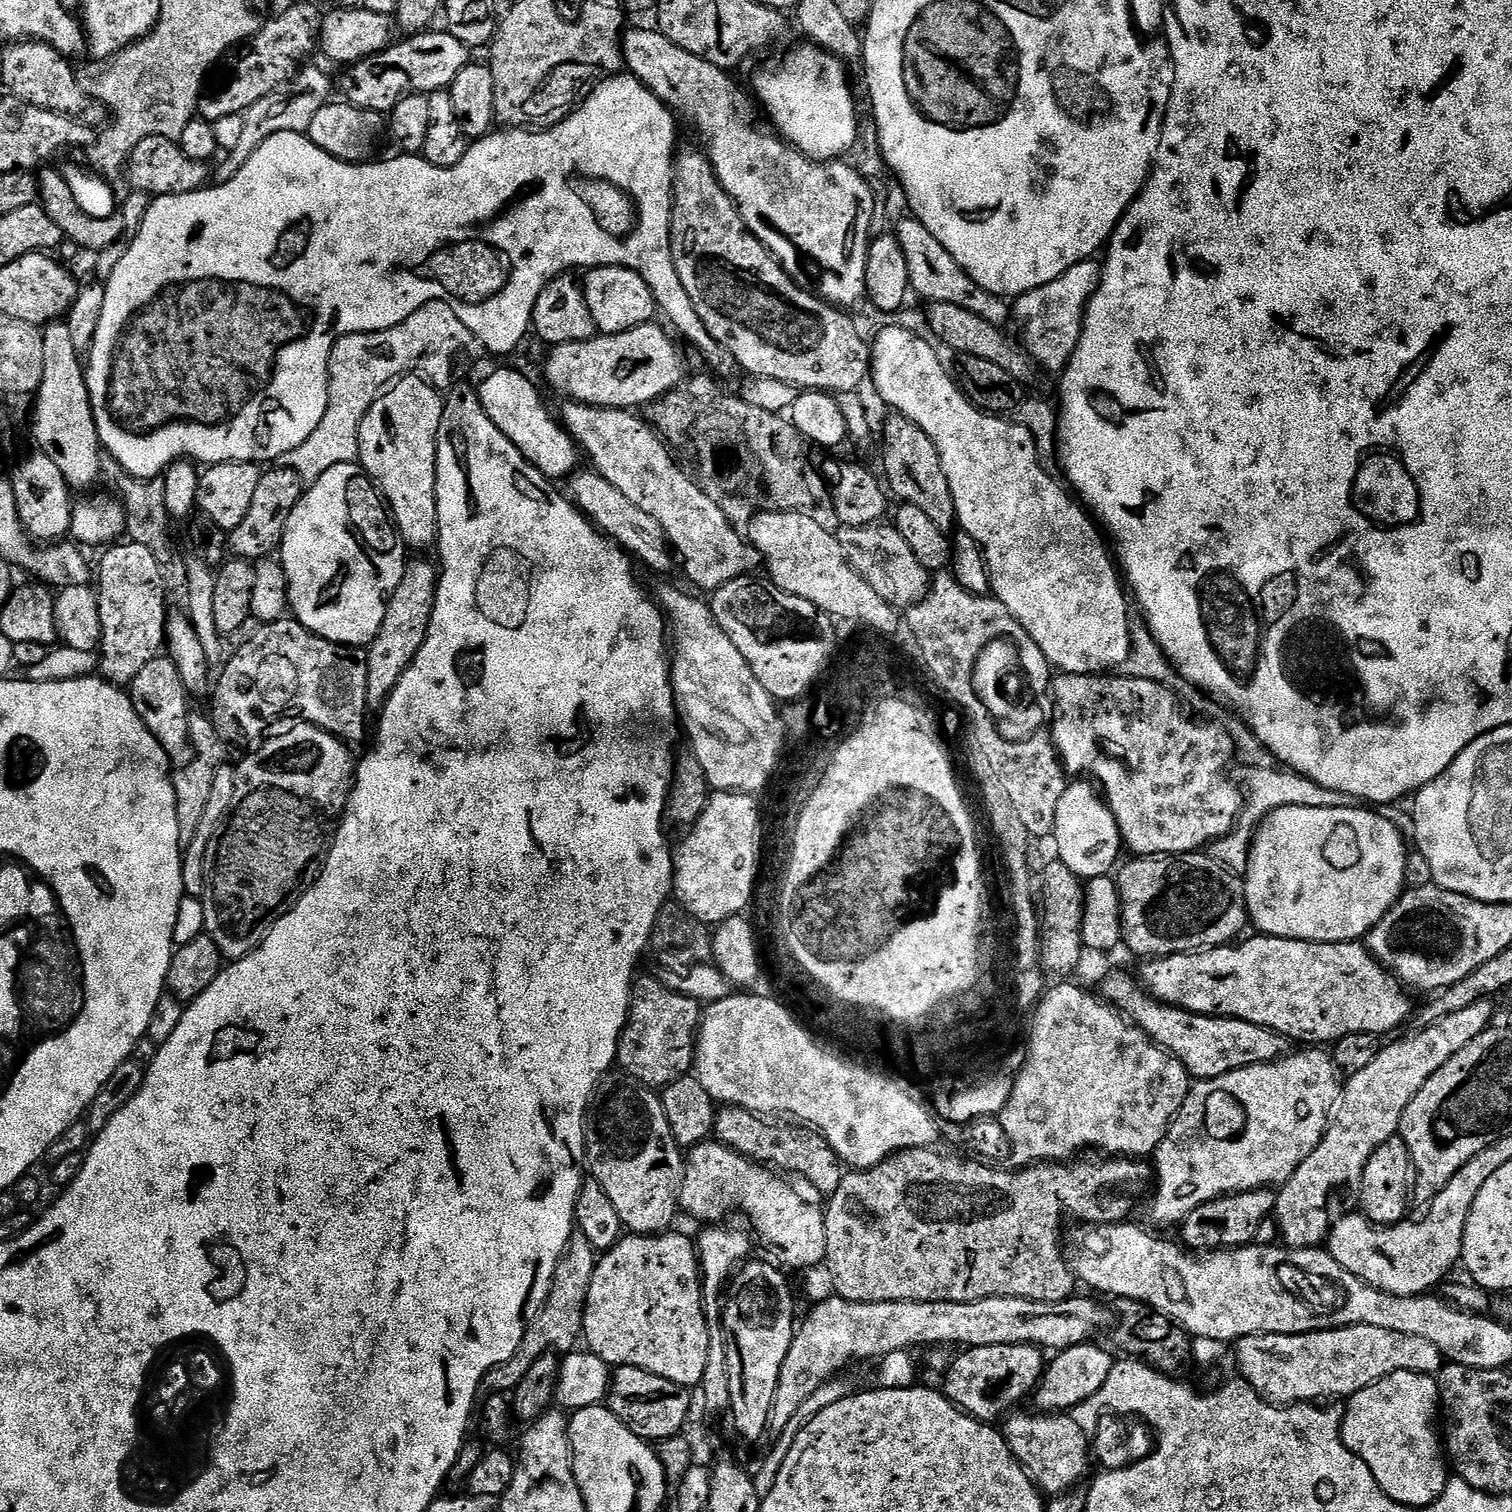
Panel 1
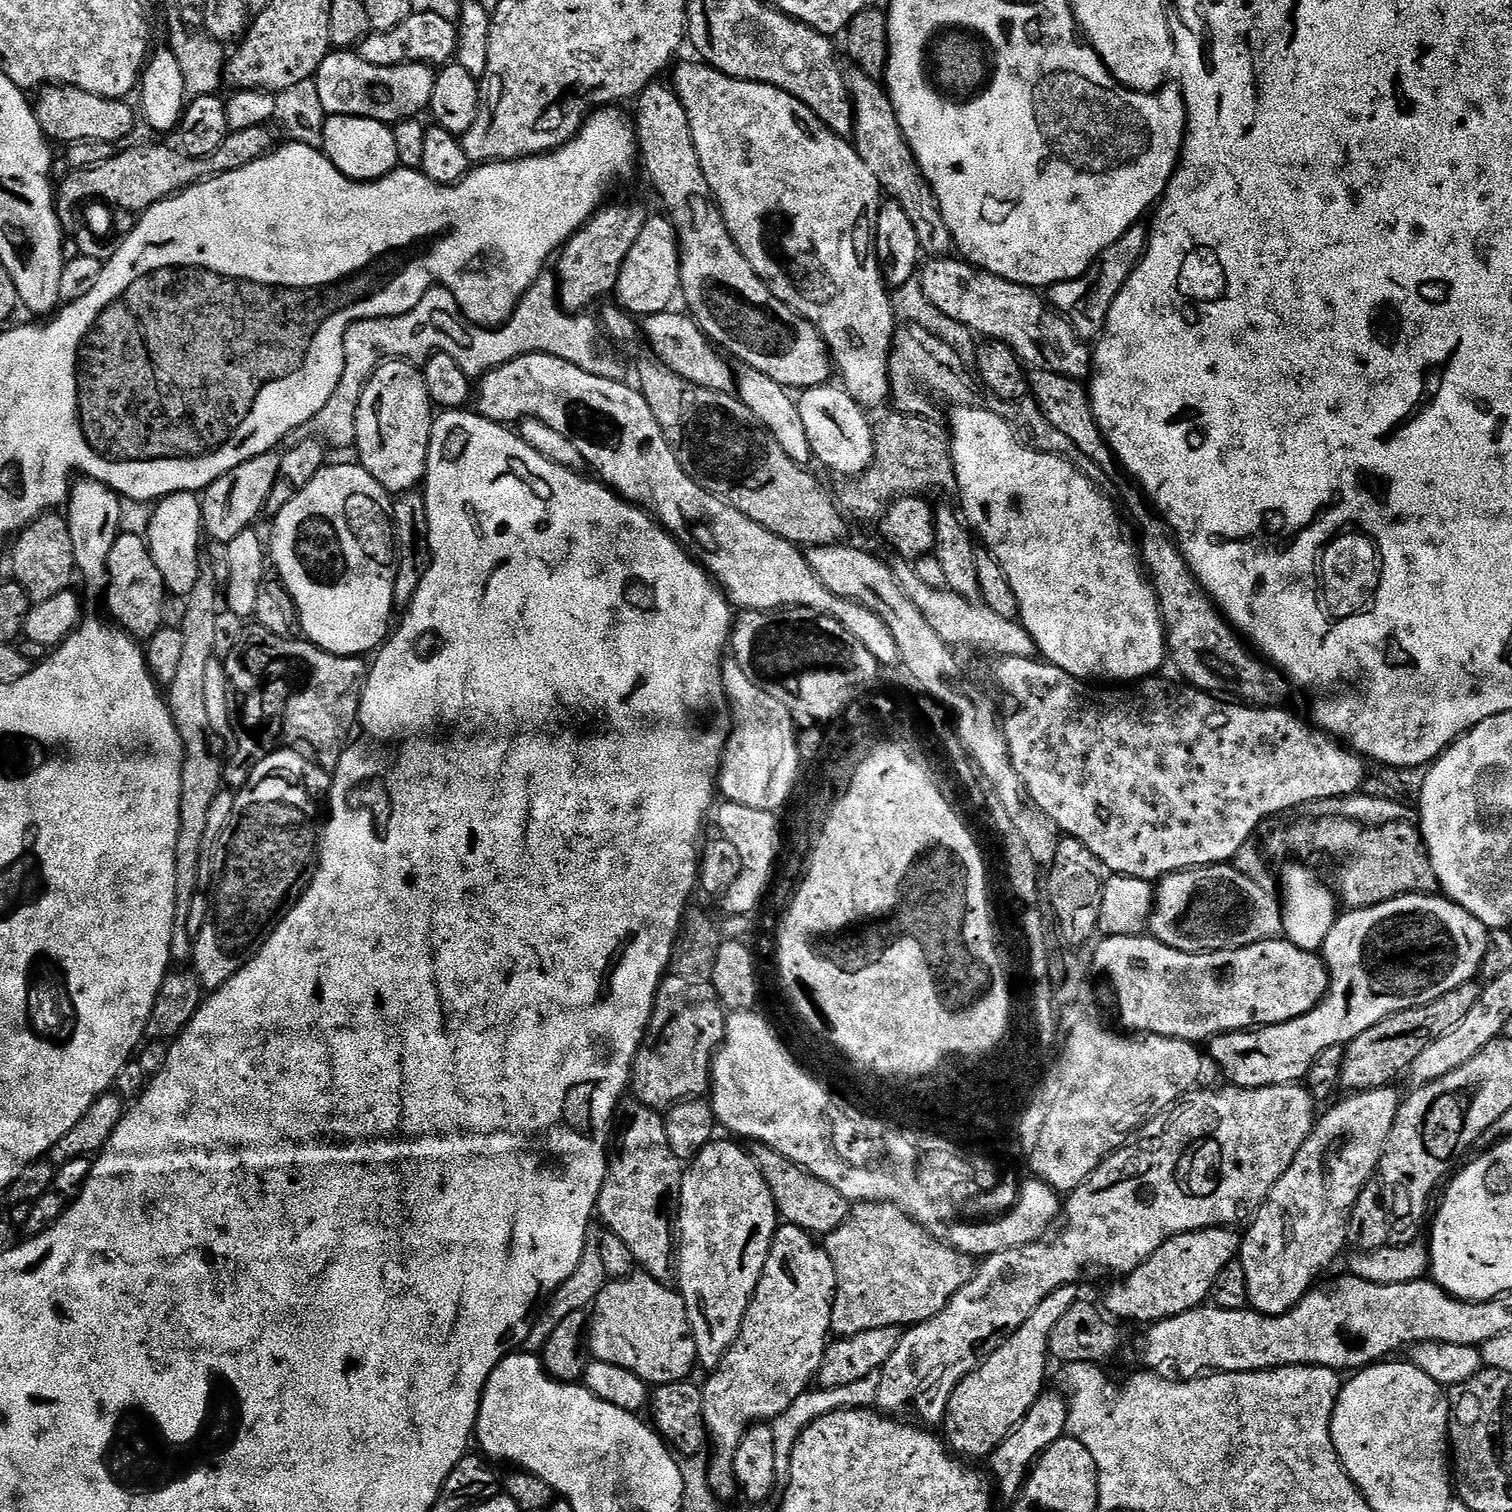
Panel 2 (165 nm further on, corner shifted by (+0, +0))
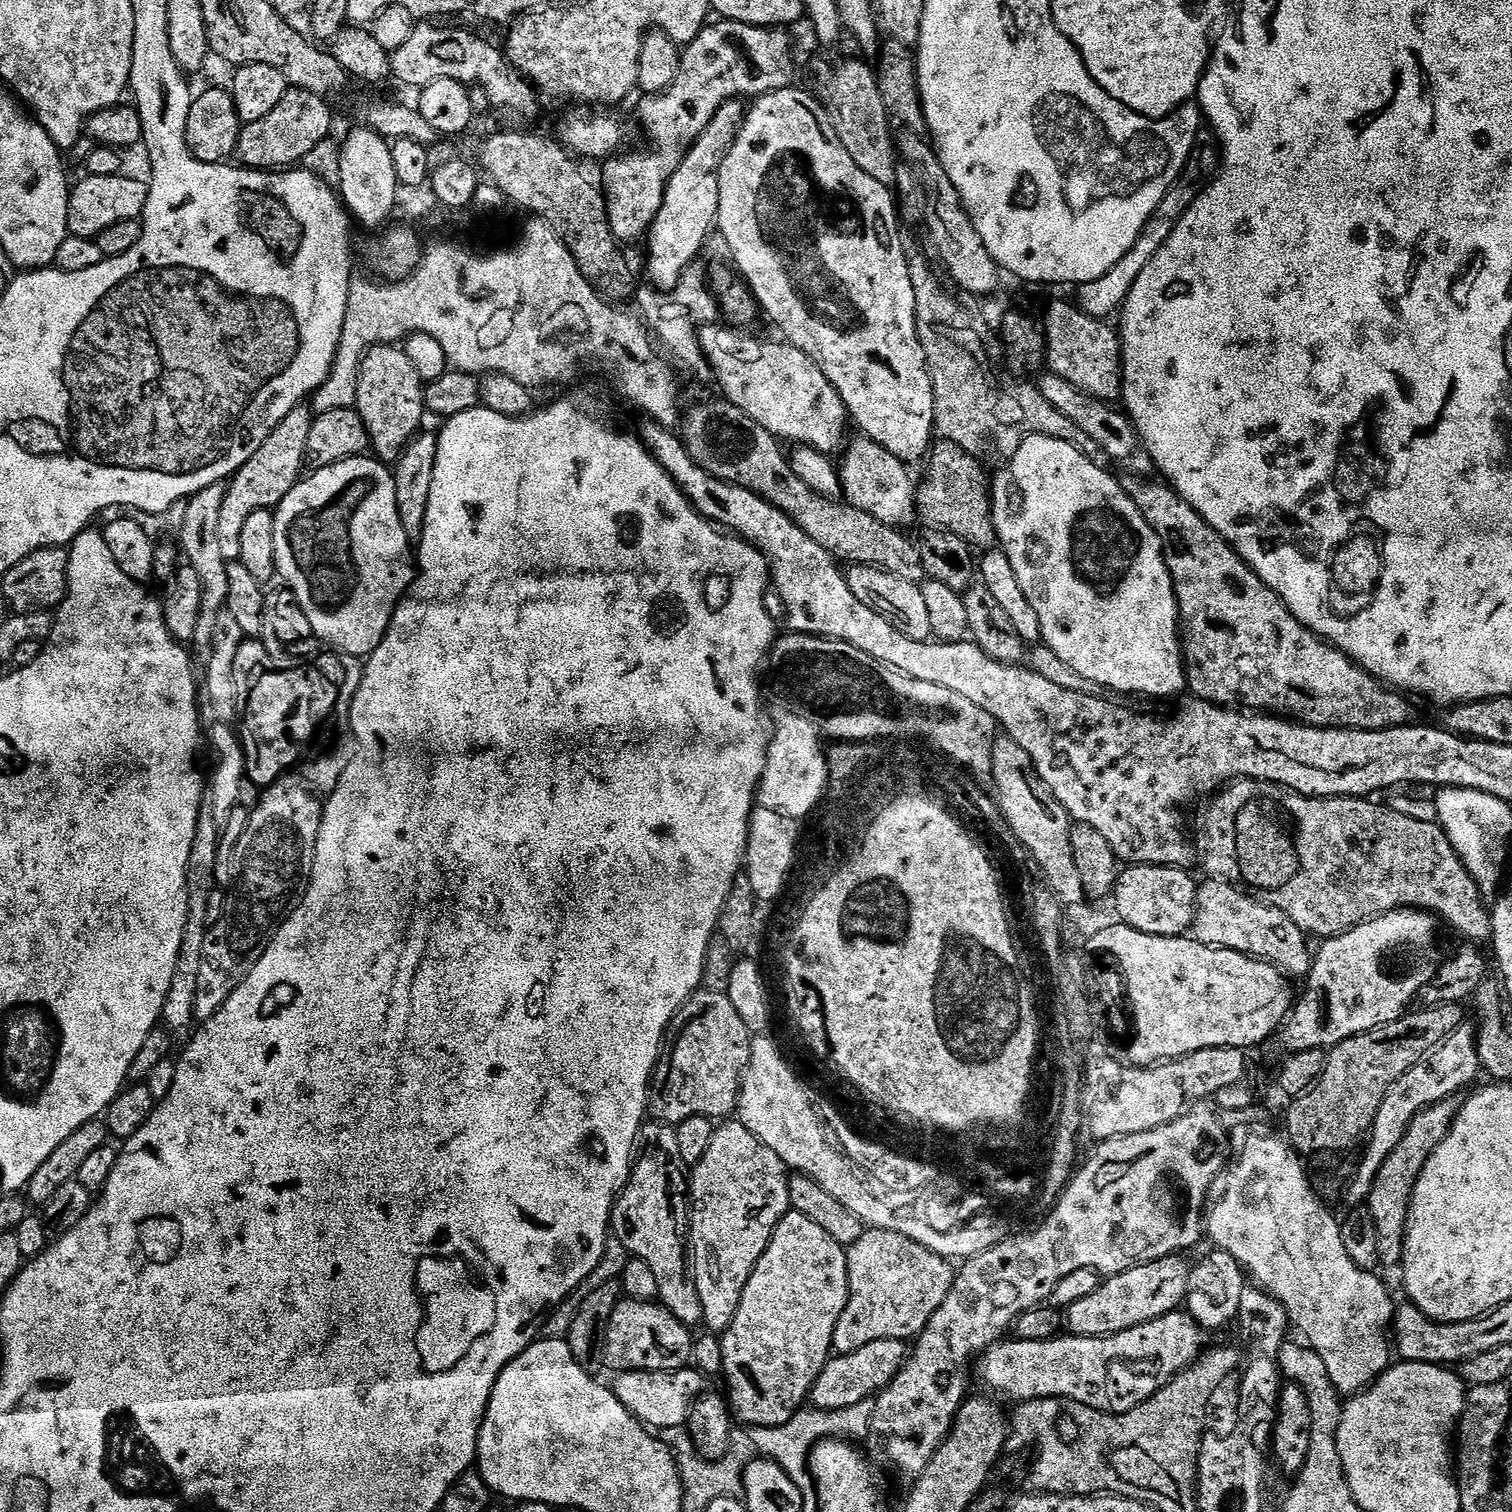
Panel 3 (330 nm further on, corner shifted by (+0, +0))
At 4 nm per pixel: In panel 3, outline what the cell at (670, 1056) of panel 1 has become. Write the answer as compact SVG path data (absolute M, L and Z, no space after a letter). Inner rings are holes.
M696 991L678 1010L678 1014L674 1014L668 1032L664 1035L660 1060L656 1064L656 1071L652 1073L647 1115L653 1121L673 1126L695 1116L713 1122L731 1117L737 1111L740 1102L740 1081L743 1080L744 1071L750 1062L753 1039L754 1036L748 1032L741 1015L734 1010L726 992Z

